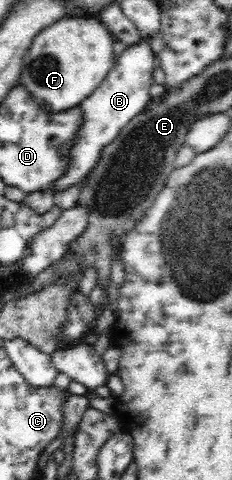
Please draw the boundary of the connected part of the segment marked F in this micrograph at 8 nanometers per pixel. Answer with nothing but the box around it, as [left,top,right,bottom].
[20,16,116,112]

